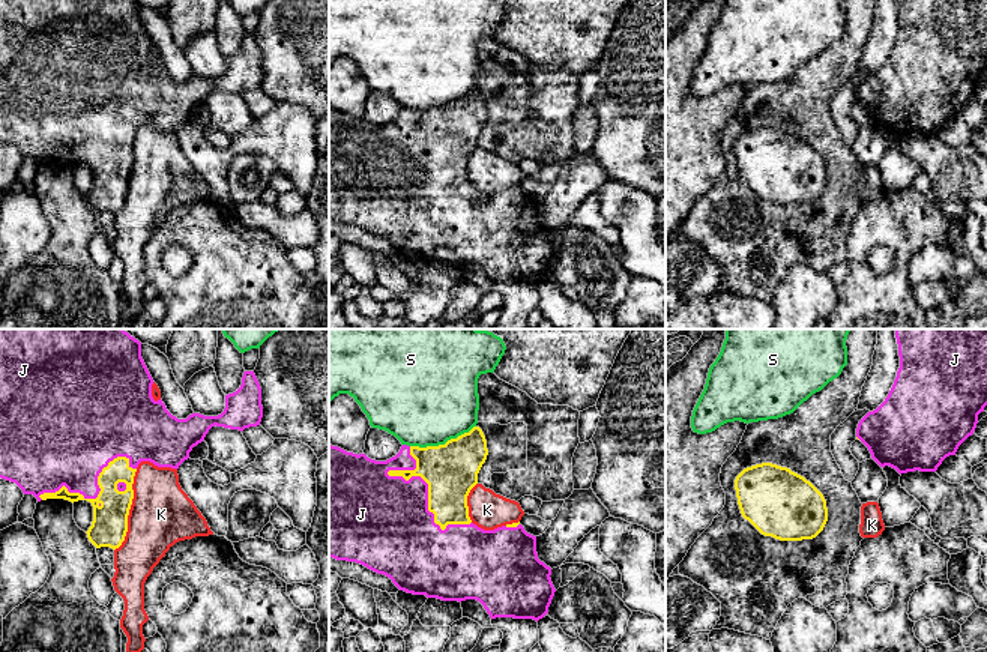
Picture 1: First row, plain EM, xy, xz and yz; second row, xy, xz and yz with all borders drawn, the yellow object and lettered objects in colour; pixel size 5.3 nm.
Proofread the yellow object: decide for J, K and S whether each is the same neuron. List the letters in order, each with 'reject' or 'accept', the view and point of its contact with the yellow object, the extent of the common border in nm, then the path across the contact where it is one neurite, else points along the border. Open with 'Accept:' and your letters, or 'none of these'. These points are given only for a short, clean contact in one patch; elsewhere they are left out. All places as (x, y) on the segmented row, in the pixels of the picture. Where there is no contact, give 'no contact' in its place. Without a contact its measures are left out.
Accept: J
J: accept; contact xz (428, 501); length 550 nm
K: reject; contact xy (129, 508); length 460 nm
S: reject; contact xz (442, 445); length 360 nm

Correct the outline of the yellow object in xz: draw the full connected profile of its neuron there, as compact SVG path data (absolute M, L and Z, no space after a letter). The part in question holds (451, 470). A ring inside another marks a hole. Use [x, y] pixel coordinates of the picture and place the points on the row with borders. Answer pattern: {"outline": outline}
{"outline": "M479 427L439 446L407 446L386 460L347 452L329 443L329 557L356 562L383 574L407 593L442 601L479 601L491 619L514 617L539 620L554 596L551 568L538 559L536 536L518 523L484 530L469 517L467 496L478 484L478 473L488 455Z"}

